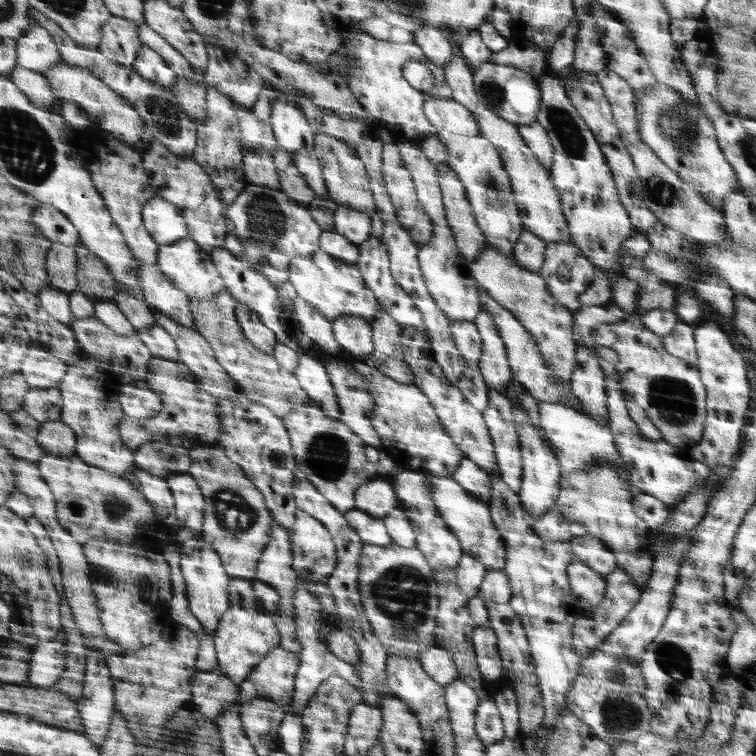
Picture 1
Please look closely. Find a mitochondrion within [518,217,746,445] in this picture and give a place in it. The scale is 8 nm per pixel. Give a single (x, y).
(673, 398)

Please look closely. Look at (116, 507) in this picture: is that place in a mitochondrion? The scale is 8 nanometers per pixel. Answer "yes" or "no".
yes

